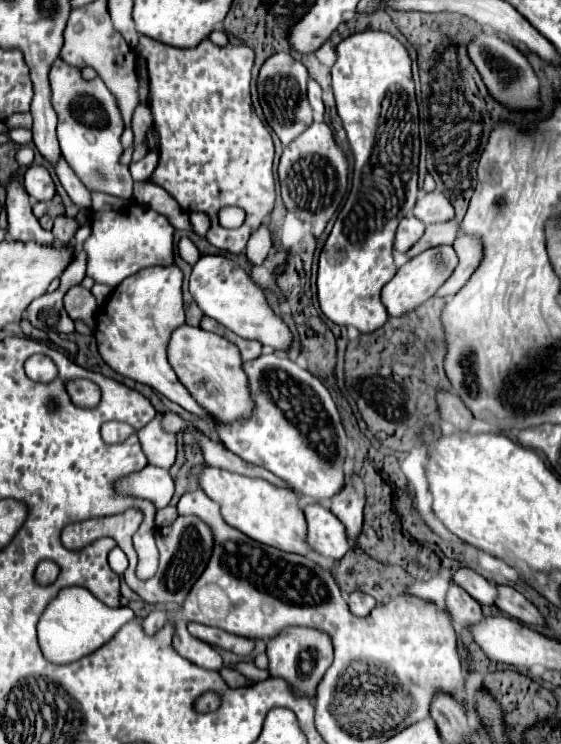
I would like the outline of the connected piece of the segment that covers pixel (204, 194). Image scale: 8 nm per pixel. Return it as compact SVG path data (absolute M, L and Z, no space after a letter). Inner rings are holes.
M140 36L136 52L146 60L150 76L150 106L154 114L154 128L160 134L160 160L152 176L152 184L164 188L186 212L206 212L212 218L212 226L206 240L232 254L242 254L250 234L268 220L274 200L274 144L268 128L256 116L250 100L250 70L254 64L254 52L248 46L216 46L210 40L200 42L196 48L172 48L156 42L154 38ZM224 206L238 206L246 212L246 220L236 230L226 230L218 222L218 212Z

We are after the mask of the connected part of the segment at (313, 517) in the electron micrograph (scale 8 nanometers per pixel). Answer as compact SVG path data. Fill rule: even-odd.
M320 502L306 504L304 514L308 522L308 544L318 554L340 560L350 550L348 536L344 534L340 520Z

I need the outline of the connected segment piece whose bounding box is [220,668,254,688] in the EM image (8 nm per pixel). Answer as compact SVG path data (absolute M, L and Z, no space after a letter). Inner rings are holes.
M222 668L222 670L220 670L220 674L222 674L222 678L226 680L226 684L228 684L228 686L232 686L232 688L240 688L240 686L248 686L248 684L252 684L252 682L254 682L254 680L246 678L246 676L238 674L236 670L230 670L230 668Z

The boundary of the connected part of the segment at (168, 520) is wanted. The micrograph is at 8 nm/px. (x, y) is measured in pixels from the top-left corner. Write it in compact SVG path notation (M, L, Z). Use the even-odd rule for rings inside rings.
M166 506L164 510L158 510L158 512L156 512L156 528L160 528L160 526L170 526L176 518L178 518L176 506Z

